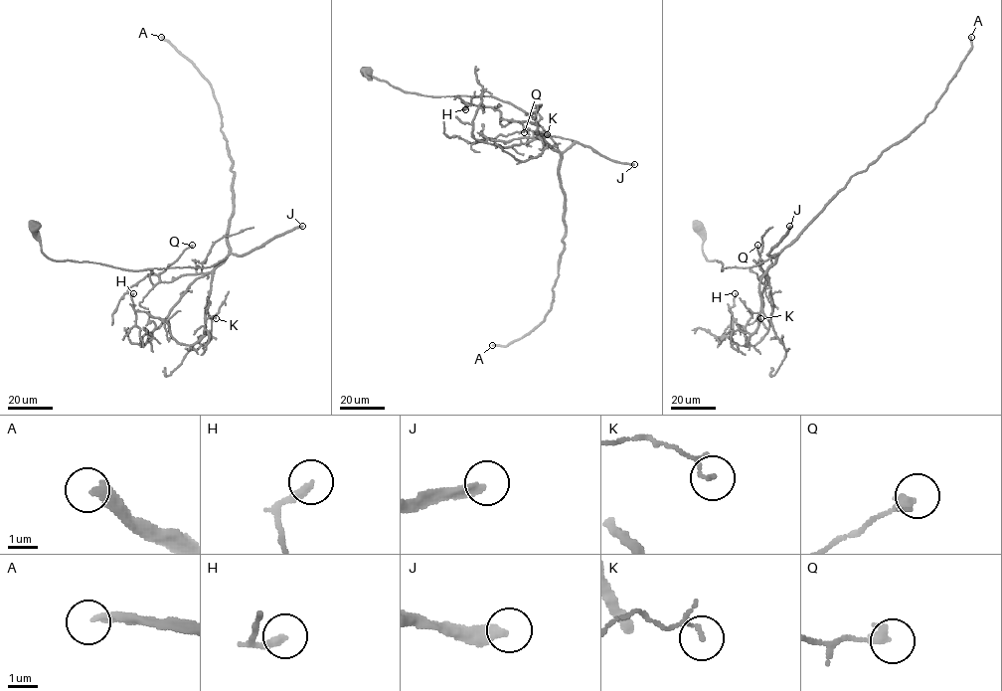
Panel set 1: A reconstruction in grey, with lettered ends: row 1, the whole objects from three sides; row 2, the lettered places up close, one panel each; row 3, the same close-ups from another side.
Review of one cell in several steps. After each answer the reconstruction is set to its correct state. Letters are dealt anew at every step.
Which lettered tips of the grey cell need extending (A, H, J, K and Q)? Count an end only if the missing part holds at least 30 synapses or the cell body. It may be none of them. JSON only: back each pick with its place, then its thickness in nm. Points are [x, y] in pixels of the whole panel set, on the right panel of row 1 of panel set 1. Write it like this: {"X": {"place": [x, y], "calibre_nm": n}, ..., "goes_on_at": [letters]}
{"A": {"place": [971, 37], "calibre_nm": 320}, "J": {"place": [789, 226], "calibre_nm": 340}, "goes_on_at": ["A", "J"]}

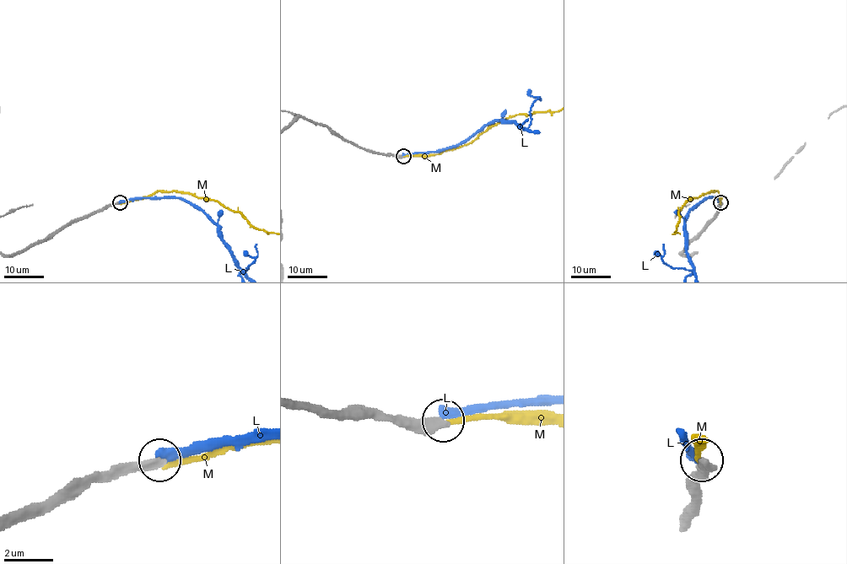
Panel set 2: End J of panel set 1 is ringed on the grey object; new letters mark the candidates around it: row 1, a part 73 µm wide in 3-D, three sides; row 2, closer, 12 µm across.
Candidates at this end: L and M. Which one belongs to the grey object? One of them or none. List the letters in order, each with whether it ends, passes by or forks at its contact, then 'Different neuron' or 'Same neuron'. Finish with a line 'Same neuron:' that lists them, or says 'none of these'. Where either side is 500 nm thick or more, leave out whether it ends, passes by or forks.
L: It ends there. Different neuron
M: It ends there. Different neuron
Same neuron: none of these

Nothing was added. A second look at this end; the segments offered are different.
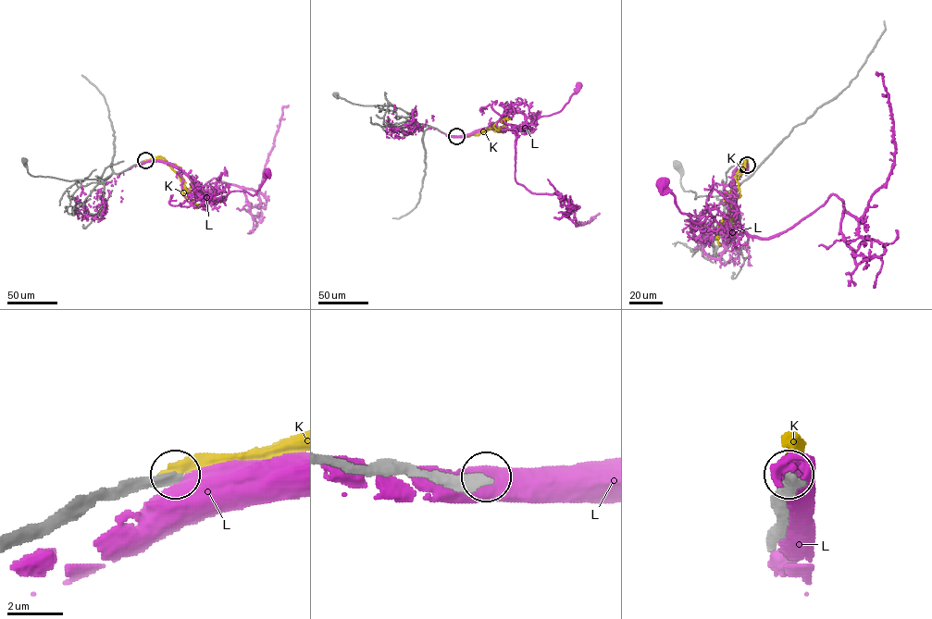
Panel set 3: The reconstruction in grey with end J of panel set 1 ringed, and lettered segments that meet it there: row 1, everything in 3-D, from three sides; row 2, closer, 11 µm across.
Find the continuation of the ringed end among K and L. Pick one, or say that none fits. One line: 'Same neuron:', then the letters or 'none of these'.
Same neuron: none of these

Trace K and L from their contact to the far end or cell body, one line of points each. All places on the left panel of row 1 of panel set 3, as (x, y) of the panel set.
K: (145, 161), (158, 158), (167, 163), (183, 183), (182, 194), (191, 198), (196, 208)
L: (145, 161), (174, 166), (205, 194), (217, 201), (232, 191), (244, 191), (254, 195), (267, 171)

